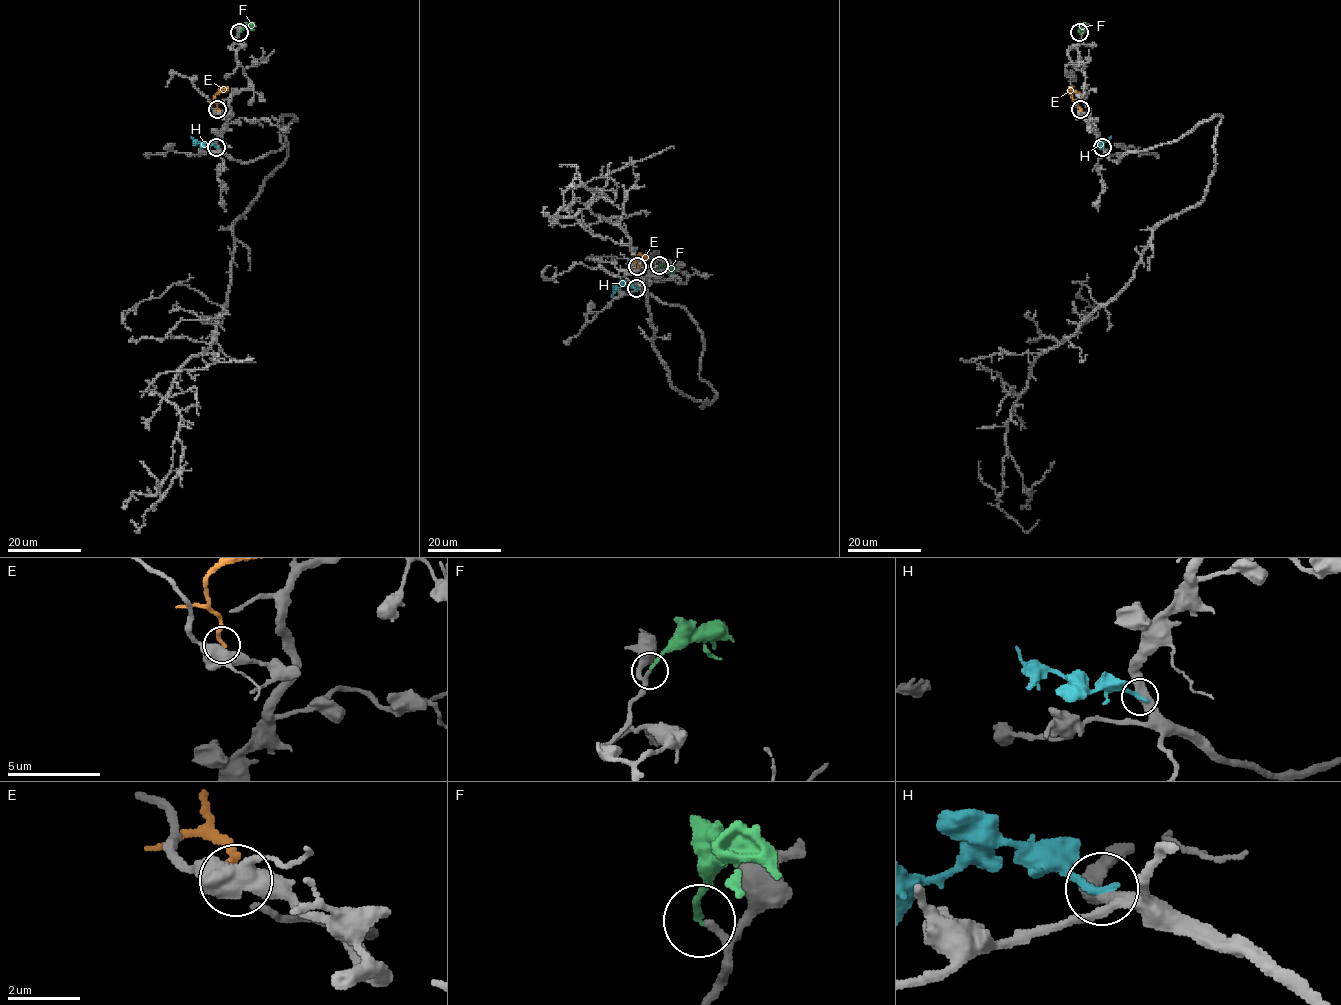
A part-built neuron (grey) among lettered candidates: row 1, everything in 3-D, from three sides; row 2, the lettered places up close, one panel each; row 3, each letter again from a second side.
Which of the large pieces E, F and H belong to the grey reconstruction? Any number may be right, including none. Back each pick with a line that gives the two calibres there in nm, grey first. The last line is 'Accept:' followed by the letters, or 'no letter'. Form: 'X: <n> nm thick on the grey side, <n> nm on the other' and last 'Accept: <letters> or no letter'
F: 150 nm thick on the grey side, 170 nm on the other
Accept: F

